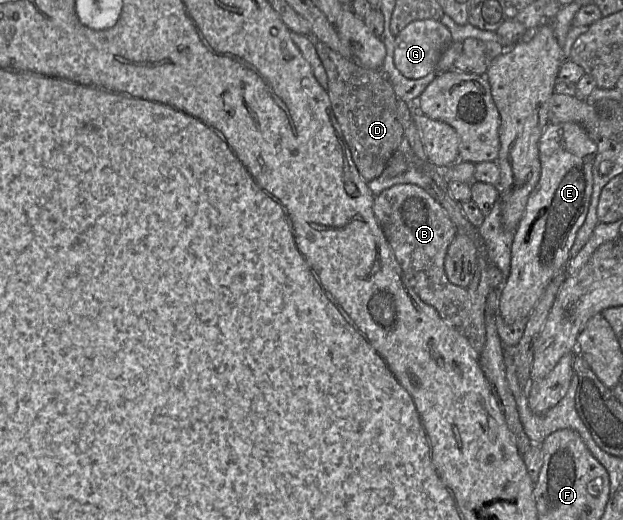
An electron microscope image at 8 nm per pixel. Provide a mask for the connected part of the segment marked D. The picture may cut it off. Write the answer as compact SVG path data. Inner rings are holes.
M316 41L316 52L325 68L327 94L335 118L361 178L371 182L384 171L388 161L401 146L406 147L405 128L397 115L397 97L380 70L361 67L352 59L345 59L326 44Z

